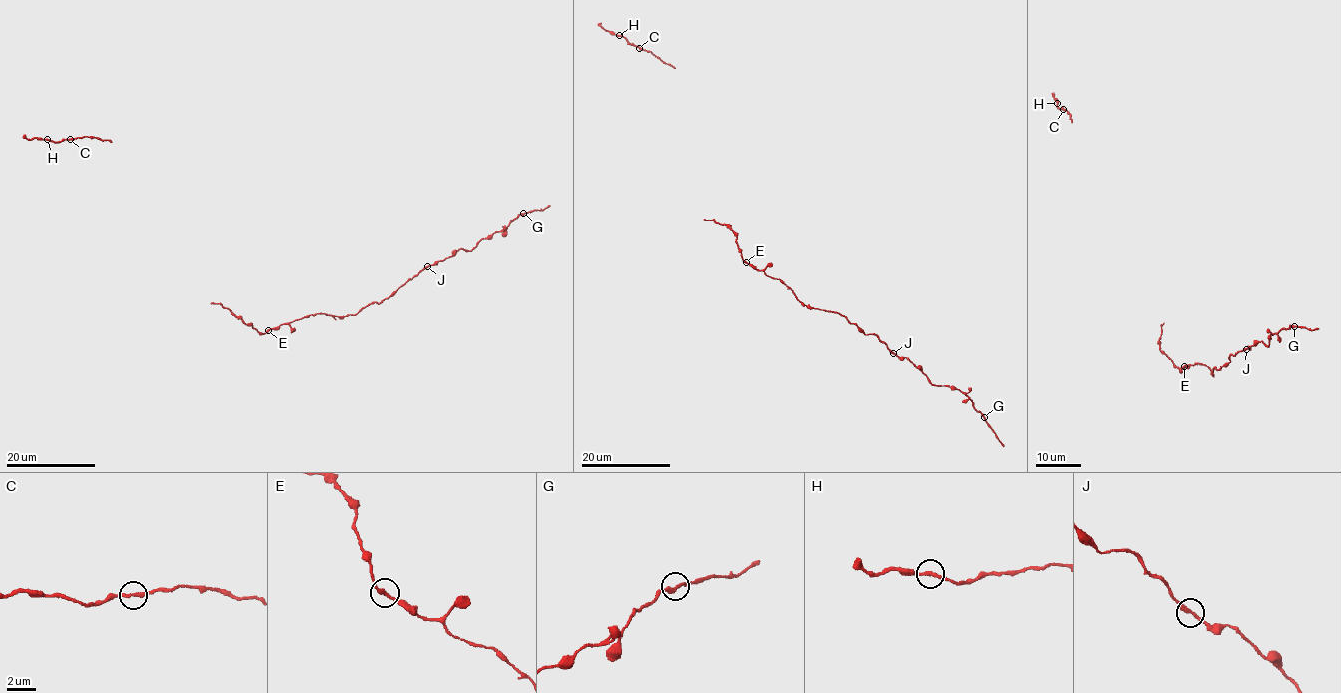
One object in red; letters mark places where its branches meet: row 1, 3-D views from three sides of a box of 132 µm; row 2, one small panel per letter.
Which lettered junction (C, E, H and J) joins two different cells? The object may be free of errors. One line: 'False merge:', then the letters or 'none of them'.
False merge: none of them

